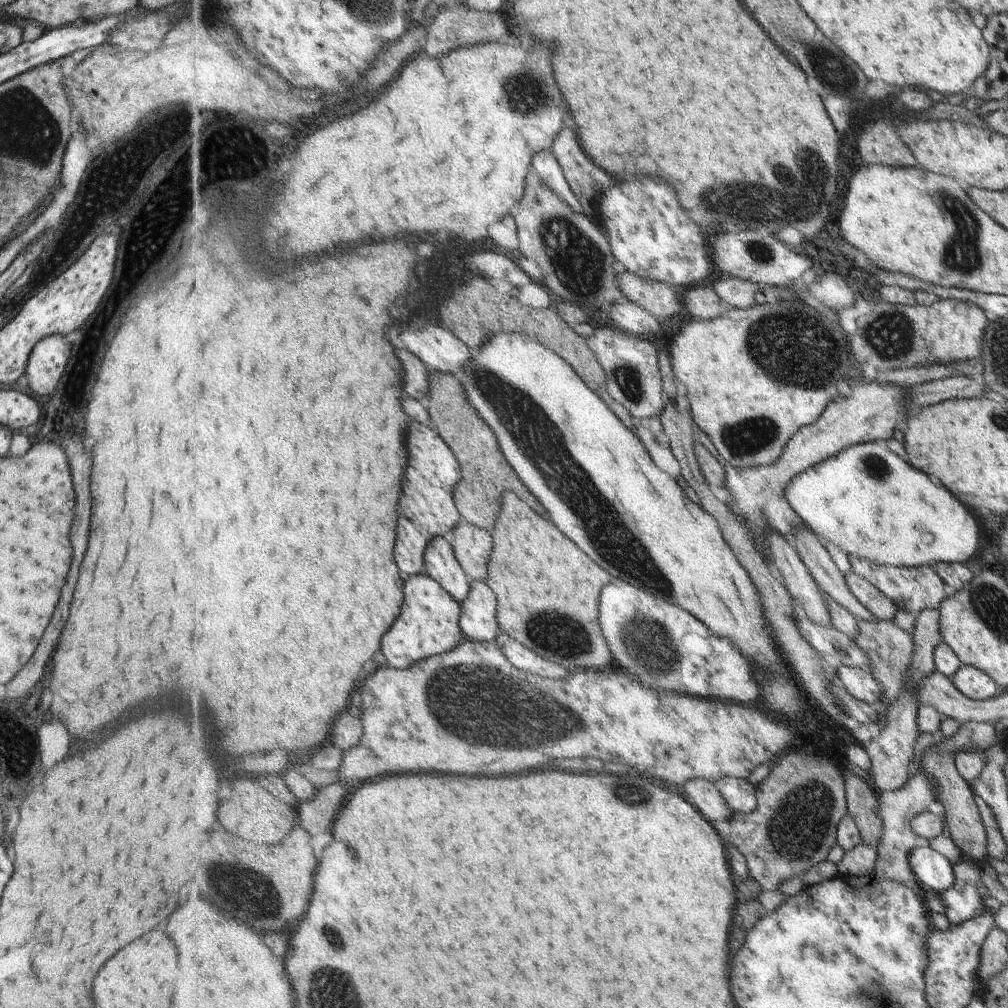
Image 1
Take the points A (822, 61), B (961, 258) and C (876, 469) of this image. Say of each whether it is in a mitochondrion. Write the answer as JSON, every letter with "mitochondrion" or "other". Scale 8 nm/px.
{"A":"mitochondrion","B":"mitochondrion","C":"mitochondrion"}

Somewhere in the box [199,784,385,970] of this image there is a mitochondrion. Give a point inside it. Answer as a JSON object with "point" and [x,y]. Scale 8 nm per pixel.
{"point":[265,908]}

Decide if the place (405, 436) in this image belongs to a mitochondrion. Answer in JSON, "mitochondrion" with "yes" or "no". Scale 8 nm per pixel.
{"mitochondrion":"no"}

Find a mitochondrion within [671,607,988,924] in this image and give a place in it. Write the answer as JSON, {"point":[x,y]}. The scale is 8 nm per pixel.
{"point":[796,828]}

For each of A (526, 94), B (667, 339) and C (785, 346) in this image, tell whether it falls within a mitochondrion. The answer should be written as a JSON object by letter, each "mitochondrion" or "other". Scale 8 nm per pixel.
{"A":"mitochondrion","B":"other","C":"mitochondrion"}

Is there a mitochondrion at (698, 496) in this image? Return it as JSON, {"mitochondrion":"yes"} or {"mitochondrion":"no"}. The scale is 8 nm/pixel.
{"mitochondrion":"no"}

